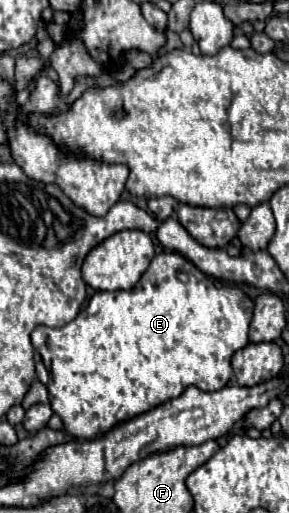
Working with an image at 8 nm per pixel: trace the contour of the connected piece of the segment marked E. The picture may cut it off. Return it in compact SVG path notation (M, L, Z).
M163 252L155 256L133 290L97 292L75 320L61 328L37 326L31 332L31 341L51 374L47 390L53 412L63 420L69 436L87 440L181 396L189 386L199 386L205 392L225 388L233 374L233 354L249 344L253 306L253 300L243 290L233 286L219 288L183 254Z

